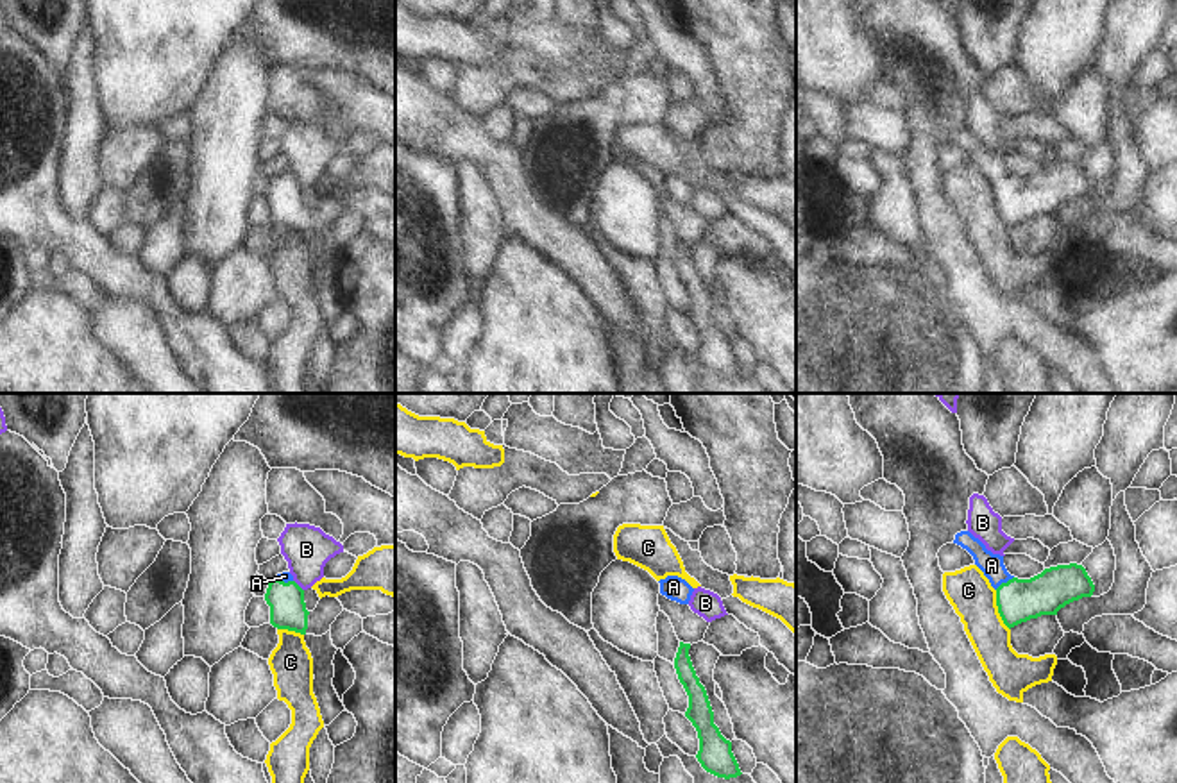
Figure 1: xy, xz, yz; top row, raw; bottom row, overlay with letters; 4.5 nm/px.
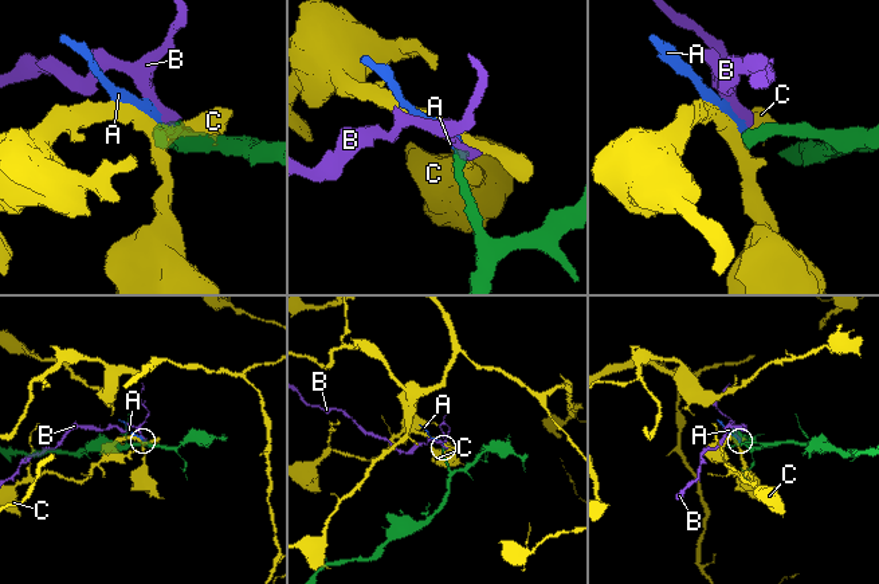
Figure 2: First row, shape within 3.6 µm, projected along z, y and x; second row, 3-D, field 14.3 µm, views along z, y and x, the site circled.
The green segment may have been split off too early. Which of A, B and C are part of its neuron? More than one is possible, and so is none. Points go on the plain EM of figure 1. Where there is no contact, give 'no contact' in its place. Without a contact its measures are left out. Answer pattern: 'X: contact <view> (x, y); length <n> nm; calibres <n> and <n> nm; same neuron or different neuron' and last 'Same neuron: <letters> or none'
A: contact yz (1004, 183); length 110 nm; calibres 190 and 100 nm; same neuron
B: contact xy (297, 185); length 70 nm; calibres 160 and 200 nm; different neuron
C: contact yz (999, 210); length 200 nm; calibres 190 and 200 nm; different neuron
Same neuron: A

